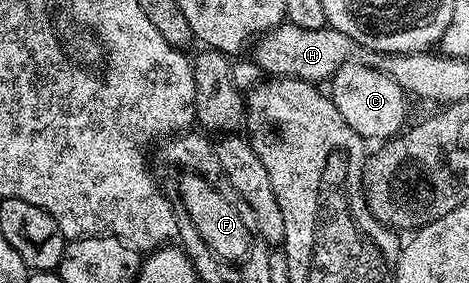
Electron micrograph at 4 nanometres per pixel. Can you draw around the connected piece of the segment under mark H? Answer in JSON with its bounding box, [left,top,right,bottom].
[251,20,357,84]

